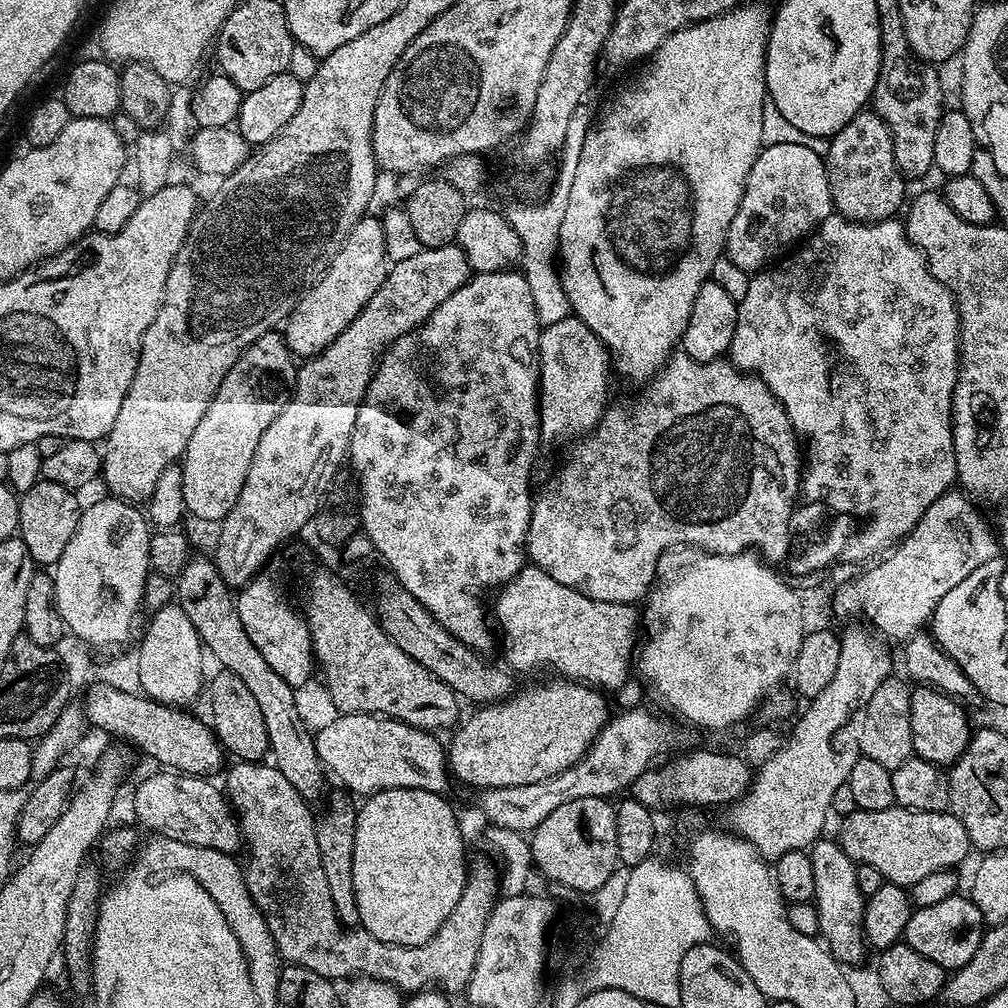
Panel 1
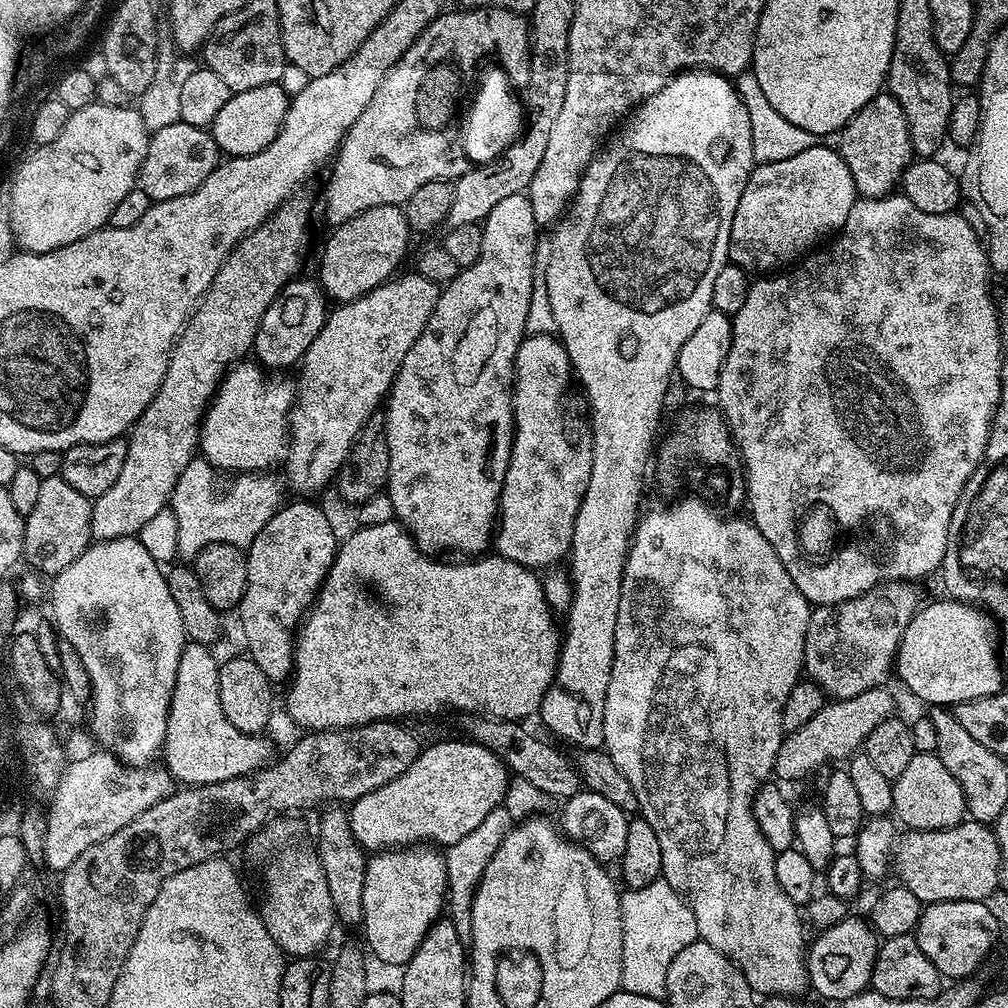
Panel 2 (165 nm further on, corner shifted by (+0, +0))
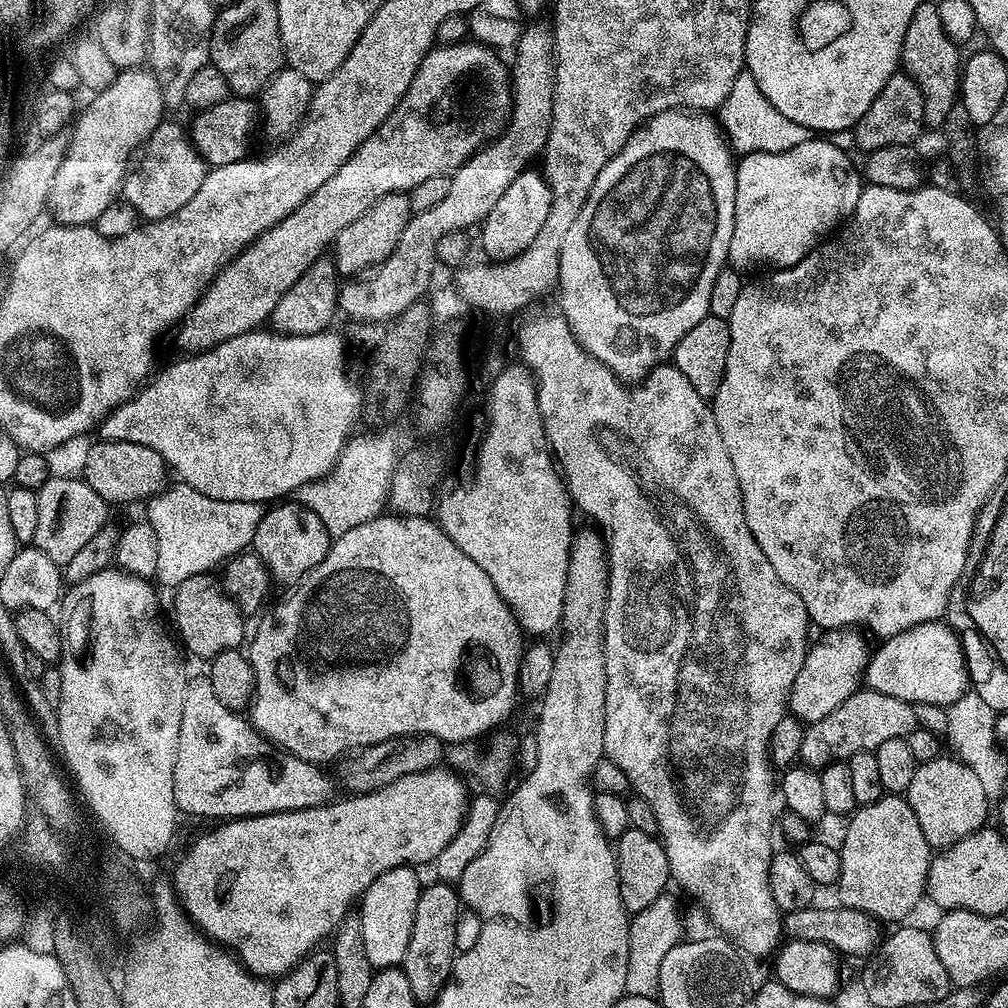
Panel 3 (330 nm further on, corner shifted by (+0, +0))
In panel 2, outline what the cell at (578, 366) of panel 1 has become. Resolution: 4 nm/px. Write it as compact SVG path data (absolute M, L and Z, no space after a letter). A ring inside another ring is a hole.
M533 332L525 335L524 341L518 346L518 354L514 358L514 374L512 375L512 413L514 414L515 428L512 429L512 453L506 470L506 476L502 482L500 491L500 506L498 519L494 525L494 548L499 555L506 557L510 562L516 562L523 568L533 570L544 570L549 566L556 566L561 563L560 559L569 555L572 547L572 535L574 534L574 518L582 506L582 498L586 494L586 486L590 482L590 466L592 465L587 451L579 452L572 445L570 437L564 433L564 395L568 392L568 383L573 383L574 373L572 363L564 345L560 343L555 335L546 332Z

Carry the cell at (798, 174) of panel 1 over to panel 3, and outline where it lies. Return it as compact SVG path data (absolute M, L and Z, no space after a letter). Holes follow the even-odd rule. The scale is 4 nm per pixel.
M810 138L802 142L802 146L794 146L794 150L786 150L778 154L766 154L765 152L750 152L739 157L736 164L736 197L734 198L734 234L730 238L730 250L728 251L728 264L741 274L747 274L751 268L764 268L760 270L779 270L781 268L793 268L802 258L812 253L813 248L824 243L851 217L852 211L858 206L858 198L862 191L862 176L852 165L849 153L845 149L832 144L828 138Z

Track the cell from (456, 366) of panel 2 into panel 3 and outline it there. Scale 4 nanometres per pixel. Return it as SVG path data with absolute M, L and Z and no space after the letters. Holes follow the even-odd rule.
M539 171L524 172L514 182L510 182L506 194L498 198L494 210L482 222L480 244L484 247L483 255L493 261L504 261L530 247L538 232L545 225L546 216L550 213L552 187Z

